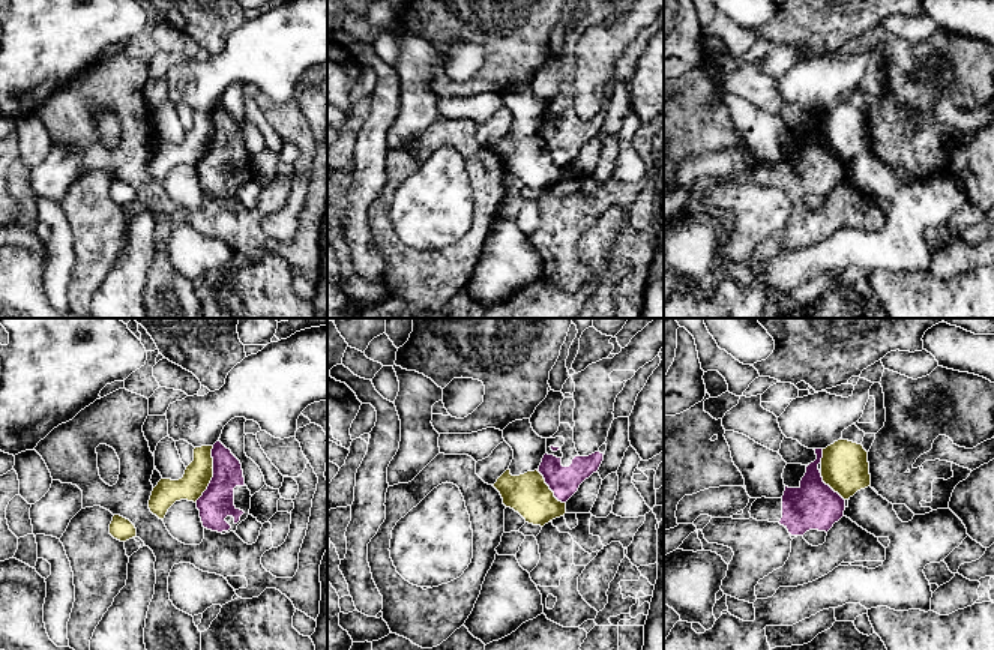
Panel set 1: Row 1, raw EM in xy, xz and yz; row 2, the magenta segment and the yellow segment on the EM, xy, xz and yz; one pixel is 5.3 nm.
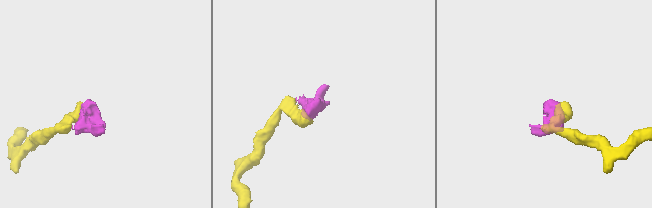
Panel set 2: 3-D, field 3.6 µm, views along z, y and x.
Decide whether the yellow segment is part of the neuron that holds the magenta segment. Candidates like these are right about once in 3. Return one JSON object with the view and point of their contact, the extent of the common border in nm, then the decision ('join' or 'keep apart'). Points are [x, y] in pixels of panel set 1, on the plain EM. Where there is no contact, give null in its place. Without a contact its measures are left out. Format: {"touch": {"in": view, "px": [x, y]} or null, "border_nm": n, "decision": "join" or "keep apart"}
{"touch": {"in": "xy", "px": [213, 138]}, "border_nm": 320, "decision": "keep apart"}

